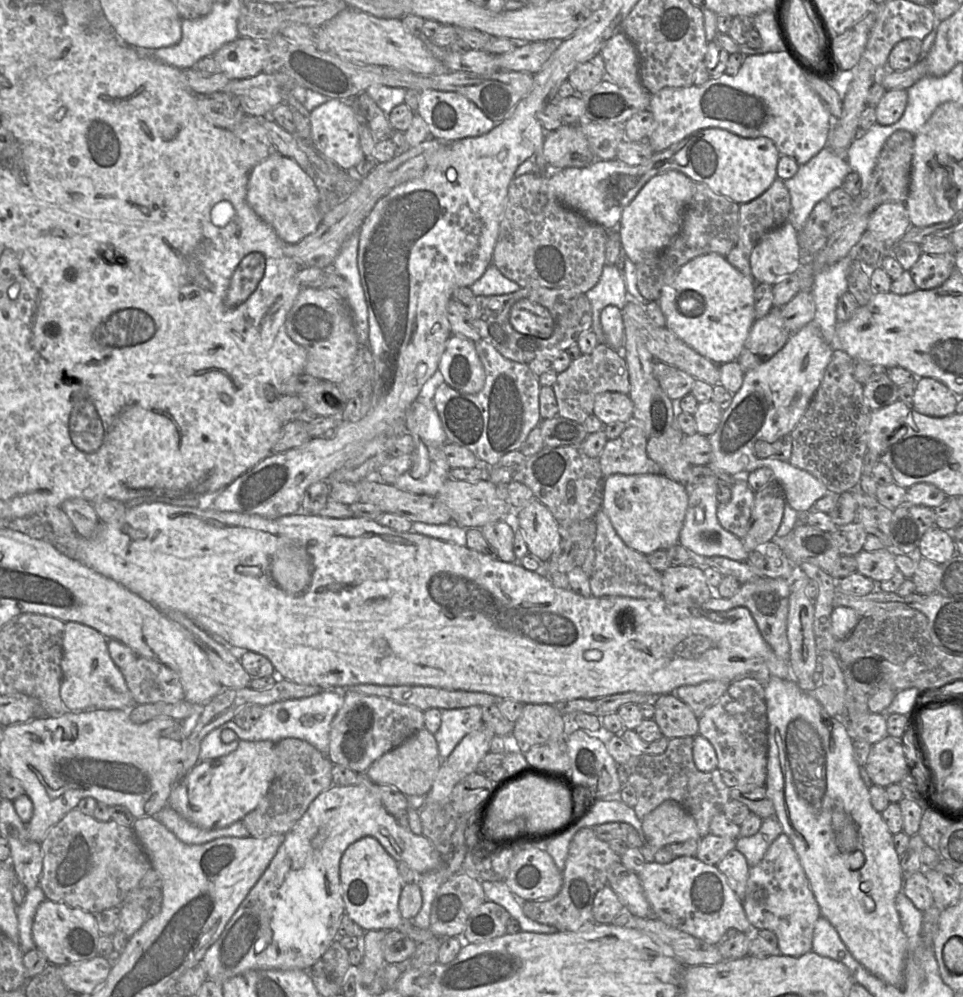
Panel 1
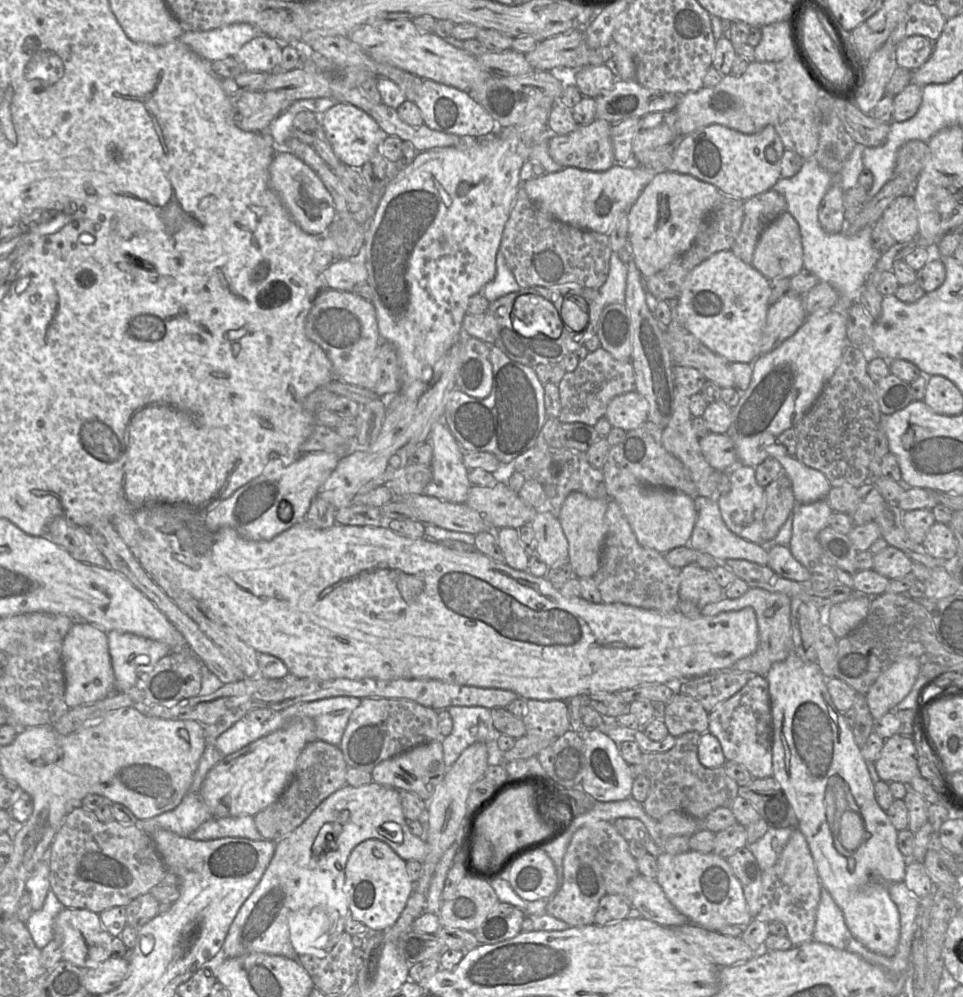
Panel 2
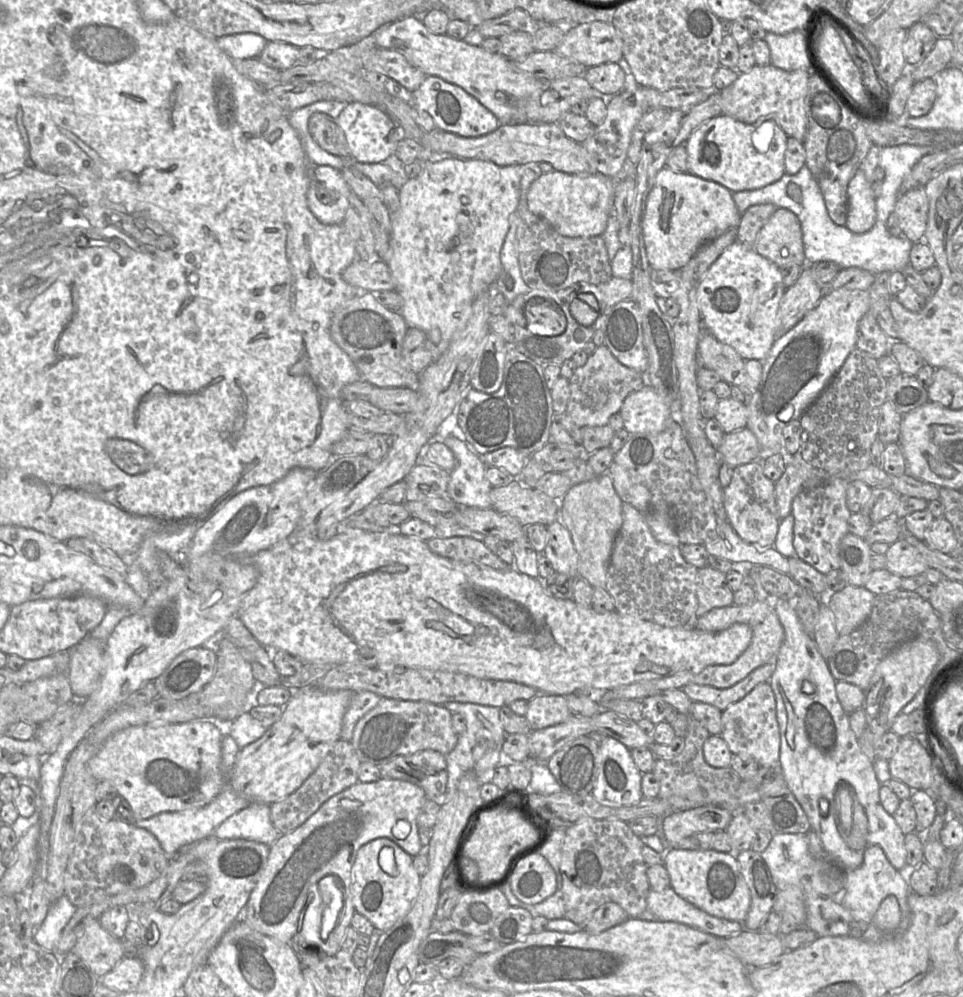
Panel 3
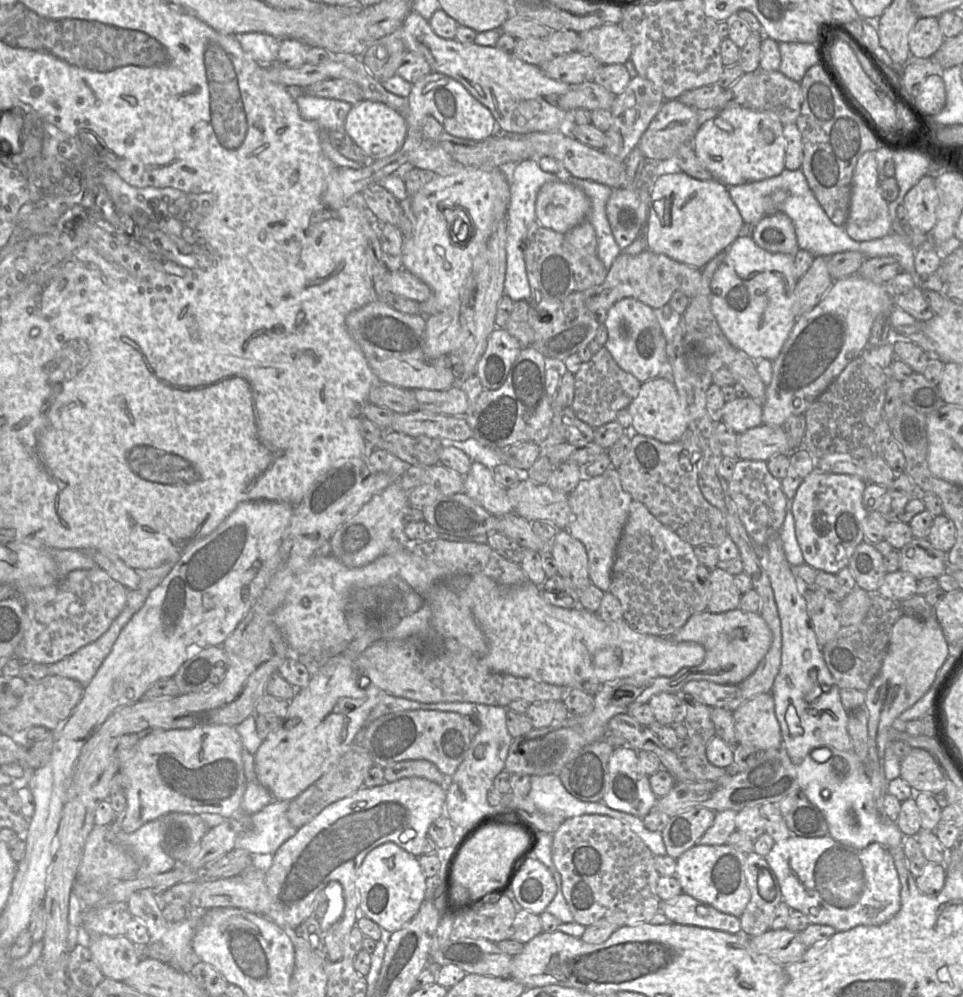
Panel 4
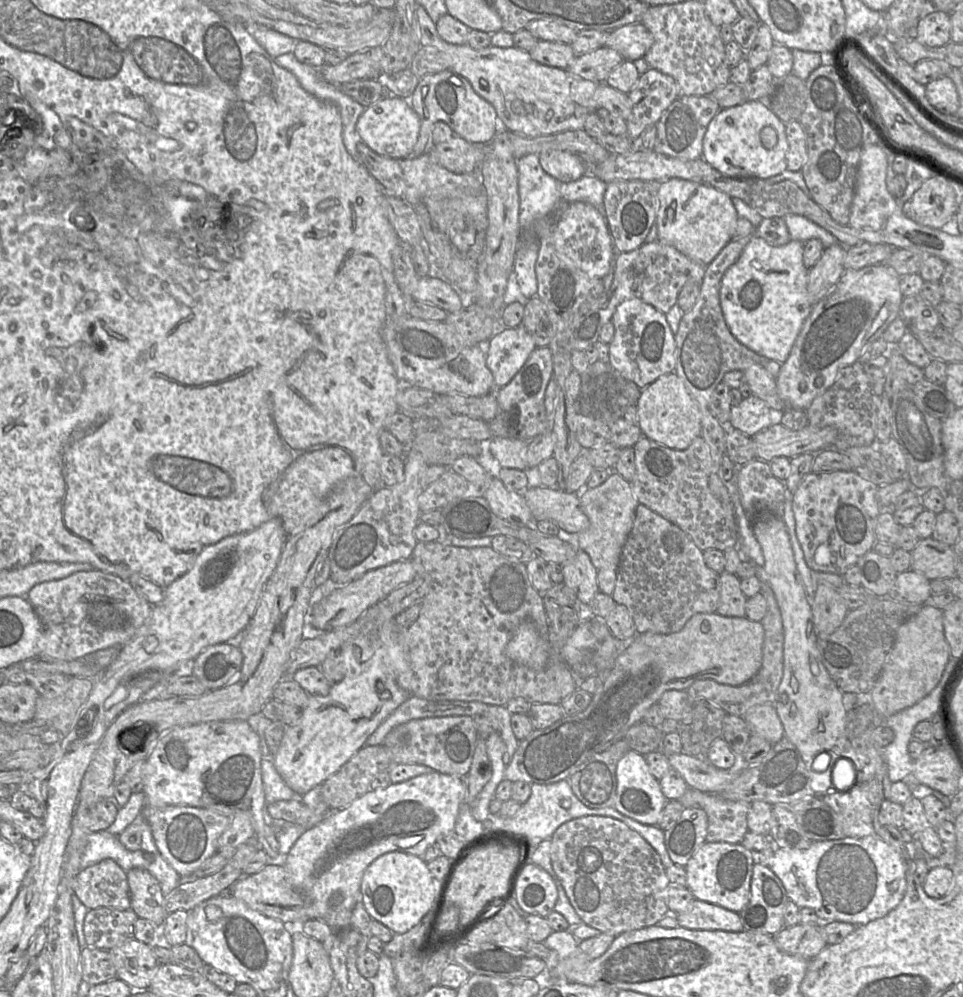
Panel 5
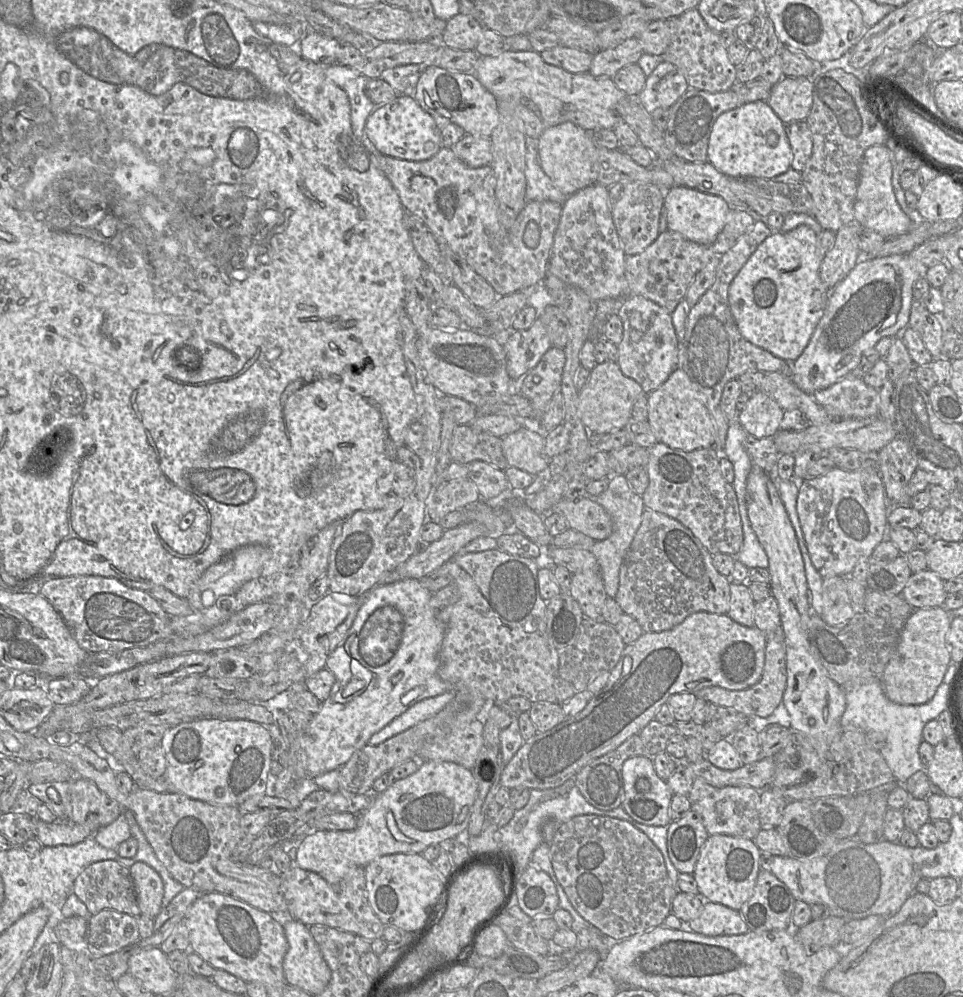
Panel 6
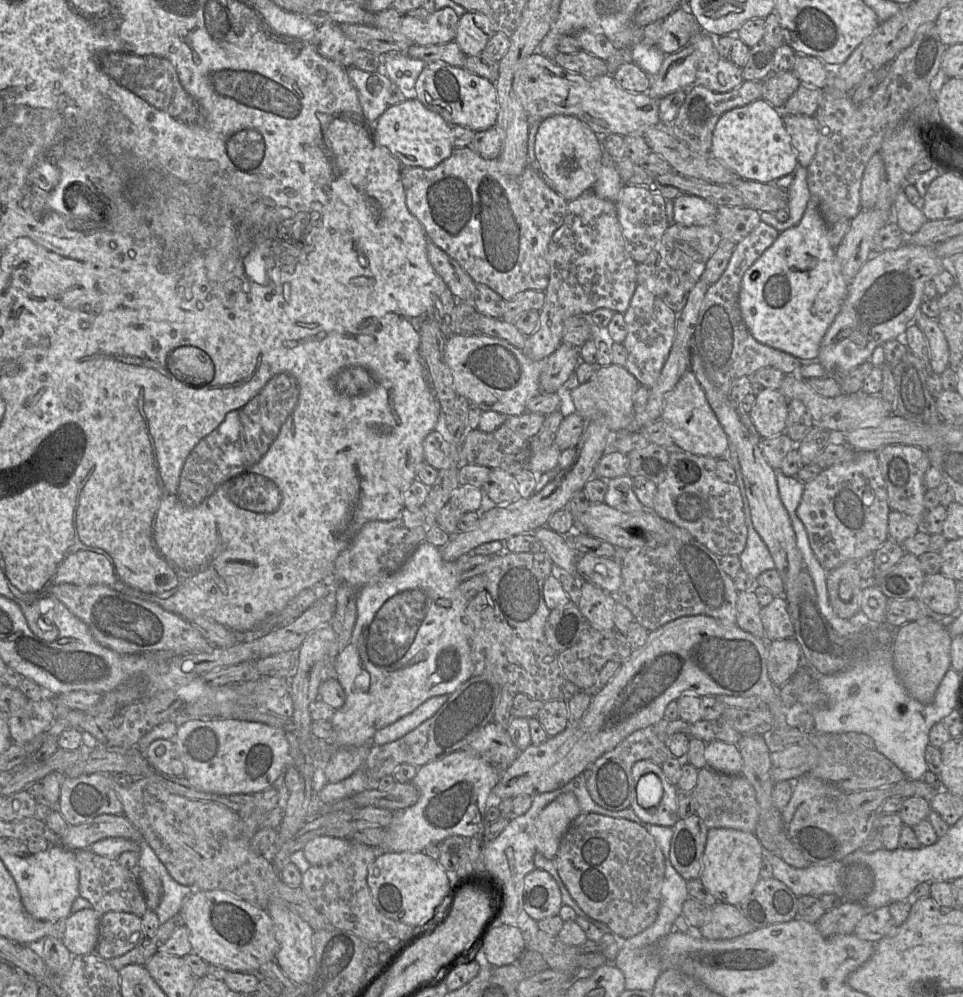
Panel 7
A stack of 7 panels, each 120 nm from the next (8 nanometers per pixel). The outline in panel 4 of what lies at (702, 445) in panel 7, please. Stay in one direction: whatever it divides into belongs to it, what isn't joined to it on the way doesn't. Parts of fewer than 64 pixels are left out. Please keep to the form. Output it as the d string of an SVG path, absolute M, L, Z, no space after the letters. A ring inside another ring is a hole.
M668 374L643 382L638 395L627 409L632 416L633 433L652 437L663 443L678 441L688 429L688 413L685 403Z

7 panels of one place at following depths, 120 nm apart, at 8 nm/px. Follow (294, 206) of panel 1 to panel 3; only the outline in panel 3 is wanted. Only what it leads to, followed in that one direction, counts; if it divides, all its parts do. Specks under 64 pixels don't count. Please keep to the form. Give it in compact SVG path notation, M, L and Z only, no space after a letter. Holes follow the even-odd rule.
M309 162L308 175L306 198L309 210L323 224L342 223L352 190L341 171L329 165Z

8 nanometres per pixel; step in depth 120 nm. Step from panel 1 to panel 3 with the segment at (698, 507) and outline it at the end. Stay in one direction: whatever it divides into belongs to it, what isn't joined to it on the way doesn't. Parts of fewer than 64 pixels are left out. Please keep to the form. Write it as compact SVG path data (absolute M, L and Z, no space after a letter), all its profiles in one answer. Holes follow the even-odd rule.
M718 519L716 528L708 533L703 545L711 556L732 563L753 563L789 573L788 558L773 547L760 548L742 540L727 520Z

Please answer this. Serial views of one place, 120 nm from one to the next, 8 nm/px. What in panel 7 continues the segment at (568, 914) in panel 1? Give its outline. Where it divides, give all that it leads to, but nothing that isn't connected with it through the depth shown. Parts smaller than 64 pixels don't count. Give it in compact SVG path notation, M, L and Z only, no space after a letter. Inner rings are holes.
M581 813L562 837L554 861L576 904L588 916L607 925L618 939L633 937L656 920L665 859L655 839L642 826L627 819Z

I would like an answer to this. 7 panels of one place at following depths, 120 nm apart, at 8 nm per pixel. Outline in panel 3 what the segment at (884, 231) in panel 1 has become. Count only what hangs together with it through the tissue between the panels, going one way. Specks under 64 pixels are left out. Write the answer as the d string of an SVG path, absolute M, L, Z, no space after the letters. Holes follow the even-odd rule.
M924 186L902 193L896 201L894 212L902 235L912 243L924 238L928 209L929 202Z

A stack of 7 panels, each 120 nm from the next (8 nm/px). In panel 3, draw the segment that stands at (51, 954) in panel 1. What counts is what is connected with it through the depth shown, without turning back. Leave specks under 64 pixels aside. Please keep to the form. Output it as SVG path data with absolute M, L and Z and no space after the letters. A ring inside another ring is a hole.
M87 918L73 949L98 977L110 972L124 958L121 940L108 933L96 918Z

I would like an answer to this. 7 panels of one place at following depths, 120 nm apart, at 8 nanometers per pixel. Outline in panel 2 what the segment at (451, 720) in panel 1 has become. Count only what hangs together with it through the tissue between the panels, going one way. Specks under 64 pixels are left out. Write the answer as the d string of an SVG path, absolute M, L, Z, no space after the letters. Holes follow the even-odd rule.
M453 706L446 710L453 720L452 732L441 742L447 771L466 748L477 742L494 743L501 734L493 725L491 709Z

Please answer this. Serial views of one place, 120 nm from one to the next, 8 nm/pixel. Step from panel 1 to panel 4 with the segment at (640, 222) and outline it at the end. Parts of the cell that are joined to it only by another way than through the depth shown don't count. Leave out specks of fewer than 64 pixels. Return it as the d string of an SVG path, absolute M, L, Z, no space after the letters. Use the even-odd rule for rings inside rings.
M684 172L660 174L650 190L650 208L645 230L647 249L678 262L702 269L739 237L744 225L728 187L722 182L698 180Z

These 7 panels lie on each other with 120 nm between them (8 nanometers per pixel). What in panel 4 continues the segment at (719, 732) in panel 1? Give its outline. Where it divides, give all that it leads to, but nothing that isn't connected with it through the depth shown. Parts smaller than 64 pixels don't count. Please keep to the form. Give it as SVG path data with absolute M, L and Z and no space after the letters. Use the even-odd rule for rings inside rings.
M761 693L744 702L733 712L737 743L761 750L782 745L782 733L775 714L772 693Z

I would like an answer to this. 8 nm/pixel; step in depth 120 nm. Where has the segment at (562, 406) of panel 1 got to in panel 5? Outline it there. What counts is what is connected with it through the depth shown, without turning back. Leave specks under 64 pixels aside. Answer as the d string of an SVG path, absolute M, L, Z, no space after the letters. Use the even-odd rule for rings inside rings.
M596 361L589 364L588 369L581 374L581 390L578 397L578 412L582 415L613 424L623 417L625 410L636 405L641 389L634 382L624 378L610 364L610 362Z

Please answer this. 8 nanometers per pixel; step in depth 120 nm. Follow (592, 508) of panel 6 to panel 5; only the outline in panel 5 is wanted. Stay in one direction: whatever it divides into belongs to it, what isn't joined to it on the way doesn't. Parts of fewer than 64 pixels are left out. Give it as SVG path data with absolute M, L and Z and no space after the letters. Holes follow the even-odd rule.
M534 487L526 488L522 495L536 521L553 520L569 533L582 532L590 525L581 509L579 493L556 487Z

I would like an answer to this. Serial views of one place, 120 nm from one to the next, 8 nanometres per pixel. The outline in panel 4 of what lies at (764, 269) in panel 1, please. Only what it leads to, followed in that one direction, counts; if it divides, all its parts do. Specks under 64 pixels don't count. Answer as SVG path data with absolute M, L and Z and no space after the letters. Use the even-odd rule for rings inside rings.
M783 211L765 215L753 228L752 238L771 253L796 254L800 249L793 221Z

